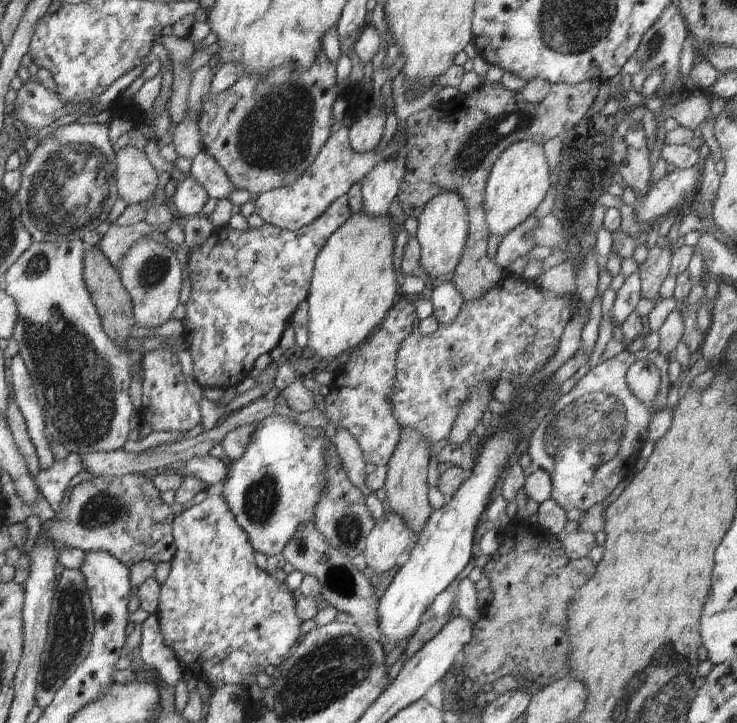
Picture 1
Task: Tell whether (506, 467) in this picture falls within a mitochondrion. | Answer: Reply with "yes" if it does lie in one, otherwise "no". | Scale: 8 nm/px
no

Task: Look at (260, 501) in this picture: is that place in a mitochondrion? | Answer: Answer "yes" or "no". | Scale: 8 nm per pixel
yes

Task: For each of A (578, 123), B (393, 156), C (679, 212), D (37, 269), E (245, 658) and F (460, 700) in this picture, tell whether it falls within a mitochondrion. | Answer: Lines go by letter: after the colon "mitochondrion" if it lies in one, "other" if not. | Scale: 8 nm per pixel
A: other
B: other
C: other
D: mitochondrion
E: other
F: other

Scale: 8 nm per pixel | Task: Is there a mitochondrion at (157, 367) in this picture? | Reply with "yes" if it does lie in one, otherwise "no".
no

